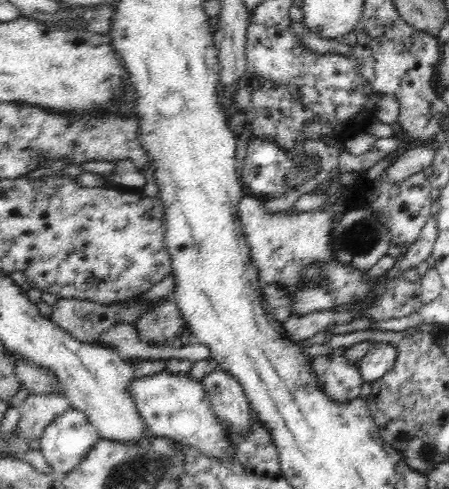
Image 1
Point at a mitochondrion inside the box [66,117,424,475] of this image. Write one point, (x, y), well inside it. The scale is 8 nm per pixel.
(360, 237)

